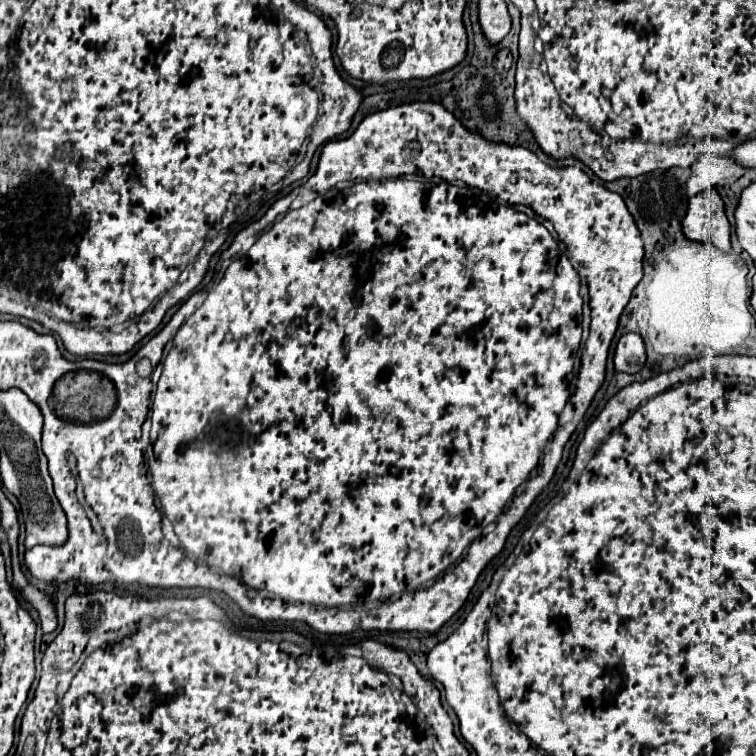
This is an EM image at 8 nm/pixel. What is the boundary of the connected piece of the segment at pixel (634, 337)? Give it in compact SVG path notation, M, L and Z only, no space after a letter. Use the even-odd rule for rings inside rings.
M627 333L619 339L615 351L615 369L623 373L637 373L645 365L645 343L641 335Z

